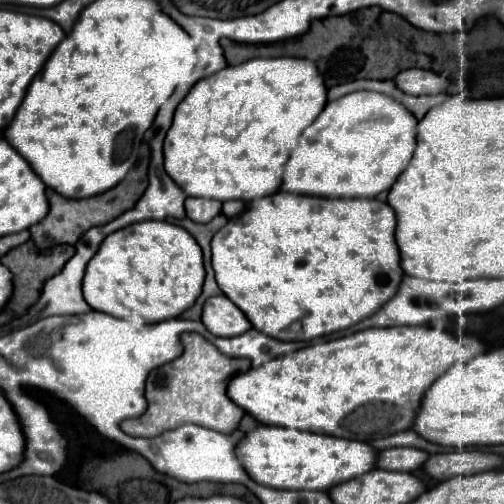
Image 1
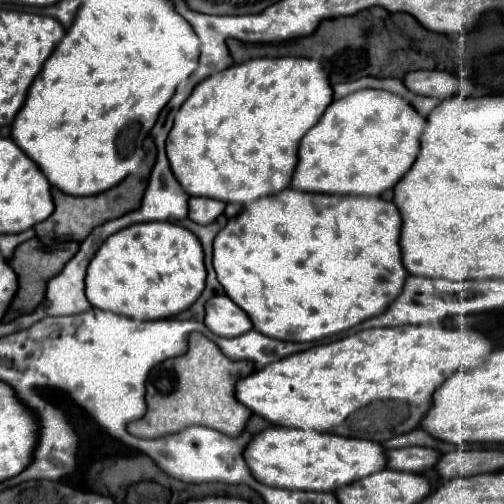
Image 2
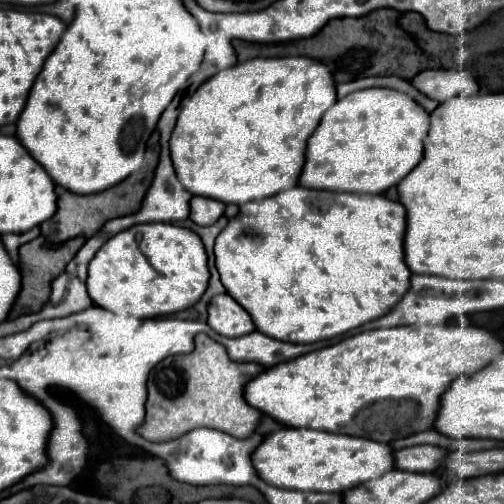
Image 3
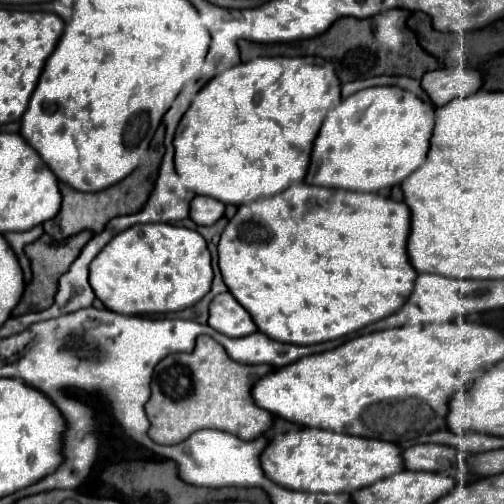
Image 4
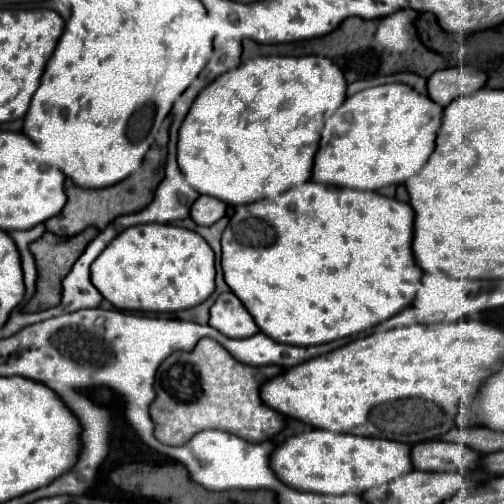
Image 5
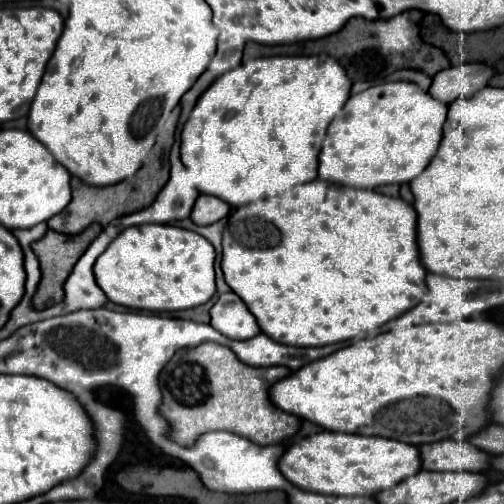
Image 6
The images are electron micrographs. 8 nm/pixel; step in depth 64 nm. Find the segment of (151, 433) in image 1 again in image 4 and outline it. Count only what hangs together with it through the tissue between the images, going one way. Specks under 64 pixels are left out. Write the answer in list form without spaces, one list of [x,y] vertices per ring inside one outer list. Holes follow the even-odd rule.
[[[200,336],[190,354],[170,354],[158,364],[152,378],[152,396],[146,404],[150,420],[148,436],[158,444],[180,444],[202,428],[216,428],[236,434],[242,440],[256,440],[272,428],[274,416],[256,406],[252,386],[260,376],[274,372],[272,366],[248,366],[234,362],[226,350],[210,336]]]

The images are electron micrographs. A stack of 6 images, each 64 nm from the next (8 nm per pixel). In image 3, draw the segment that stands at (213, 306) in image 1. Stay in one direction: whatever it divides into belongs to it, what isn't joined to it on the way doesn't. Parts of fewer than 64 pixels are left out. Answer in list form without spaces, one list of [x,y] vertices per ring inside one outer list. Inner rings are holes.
[[[218,294],[210,300],[208,324],[222,336],[244,336],[256,330],[250,314],[230,294]]]

